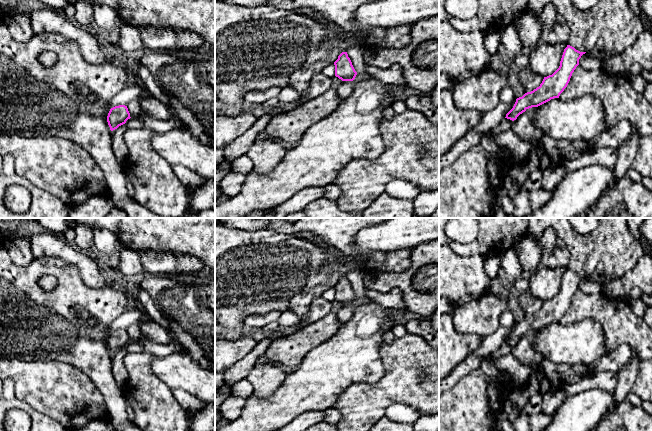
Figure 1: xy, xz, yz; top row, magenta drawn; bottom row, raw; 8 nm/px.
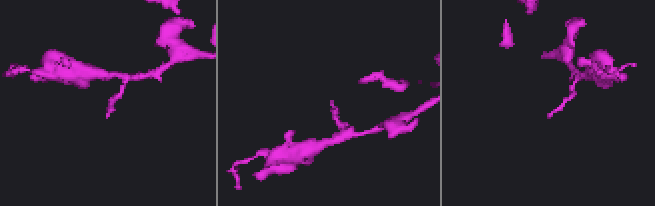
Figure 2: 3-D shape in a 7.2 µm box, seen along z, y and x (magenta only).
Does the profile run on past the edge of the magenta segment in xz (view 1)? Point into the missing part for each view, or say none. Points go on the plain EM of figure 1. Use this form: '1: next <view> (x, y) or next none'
1: next none

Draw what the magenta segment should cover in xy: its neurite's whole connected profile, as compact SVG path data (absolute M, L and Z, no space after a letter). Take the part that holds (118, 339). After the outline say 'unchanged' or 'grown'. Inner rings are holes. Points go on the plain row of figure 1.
M119 329L110 333L107 340L107 346L110 351L110 354L113 355L119 350L125 348L126 345L130 342L131 341L127 330Z; unchanged

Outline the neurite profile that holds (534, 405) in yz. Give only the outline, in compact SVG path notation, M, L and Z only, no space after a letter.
M540 393L532 395L526 403L523 412L527 415L536 415L542 412L542 399L543 395Z

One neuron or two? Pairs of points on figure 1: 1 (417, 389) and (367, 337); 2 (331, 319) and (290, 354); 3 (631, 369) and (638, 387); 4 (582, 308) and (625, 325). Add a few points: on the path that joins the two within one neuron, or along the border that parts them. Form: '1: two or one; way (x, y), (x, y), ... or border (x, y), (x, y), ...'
1: two; border (383, 341), (379, 347), (379, 356), (384, 372)
2: one; way (321, 329), (300, 344)
3: two; border (640, 362), (636, 378), (630, 390)
4: one; way (593, 311), (608, 311), (614, 316)

